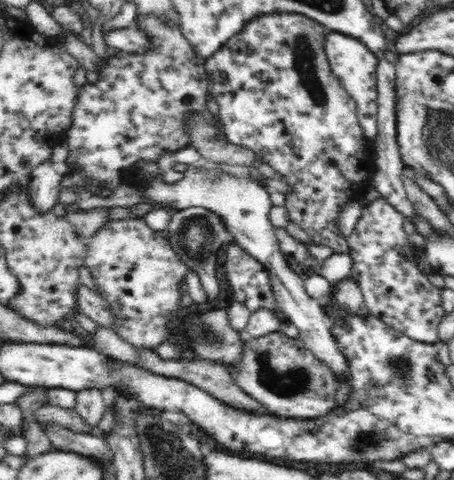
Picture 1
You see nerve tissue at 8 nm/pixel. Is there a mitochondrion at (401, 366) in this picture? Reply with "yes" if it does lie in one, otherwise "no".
yes

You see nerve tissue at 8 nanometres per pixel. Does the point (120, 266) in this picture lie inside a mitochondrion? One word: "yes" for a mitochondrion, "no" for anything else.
no

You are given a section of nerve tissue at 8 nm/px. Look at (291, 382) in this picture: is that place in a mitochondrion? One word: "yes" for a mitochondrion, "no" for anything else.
yes

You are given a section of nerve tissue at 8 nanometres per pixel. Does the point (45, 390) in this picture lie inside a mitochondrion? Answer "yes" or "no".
no

